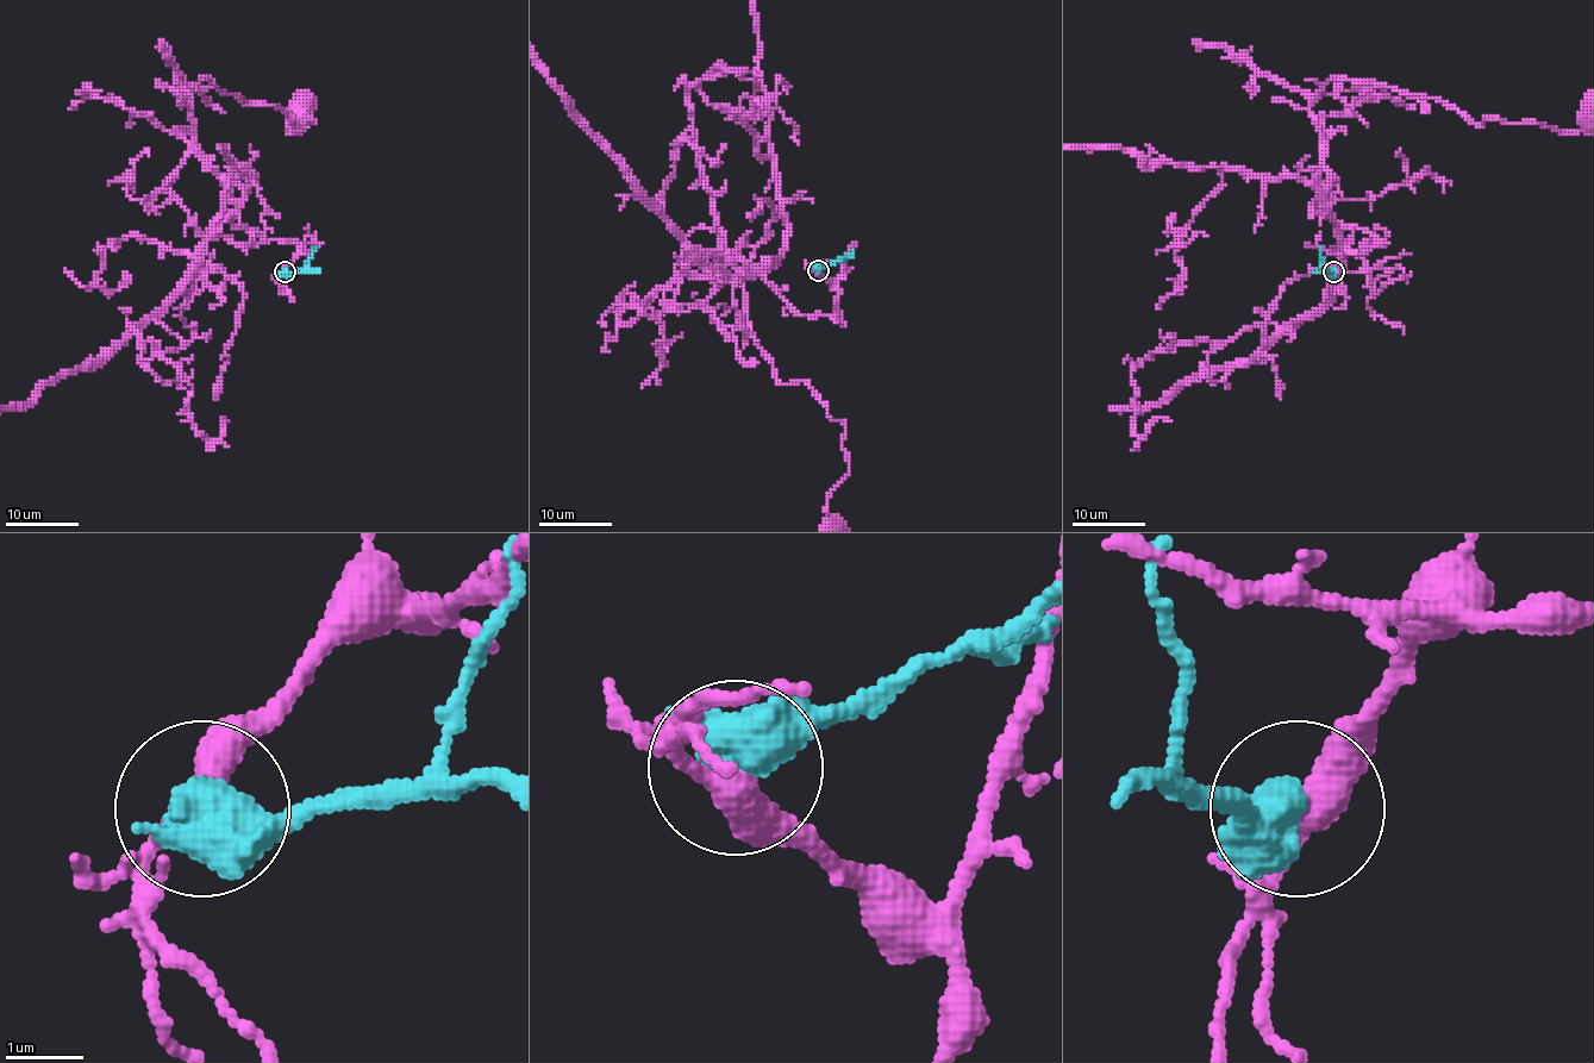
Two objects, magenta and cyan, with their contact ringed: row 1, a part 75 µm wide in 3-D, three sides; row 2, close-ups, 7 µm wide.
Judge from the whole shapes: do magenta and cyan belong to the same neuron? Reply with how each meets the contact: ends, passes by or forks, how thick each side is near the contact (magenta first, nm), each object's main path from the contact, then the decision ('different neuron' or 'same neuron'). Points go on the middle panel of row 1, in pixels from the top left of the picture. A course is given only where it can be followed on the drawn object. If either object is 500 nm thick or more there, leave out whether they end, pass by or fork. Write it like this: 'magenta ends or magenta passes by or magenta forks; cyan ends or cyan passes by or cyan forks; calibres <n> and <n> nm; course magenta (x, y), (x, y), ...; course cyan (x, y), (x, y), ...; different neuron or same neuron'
calibres 360 and 550 nm; course magenta (817, 270), (833, 316), (799, 314), (763, 274), (777, 263), (723, 247), (774, 376), (846, 426), (833, 530); course cyan (817, 270), (846, 258); different neuron

